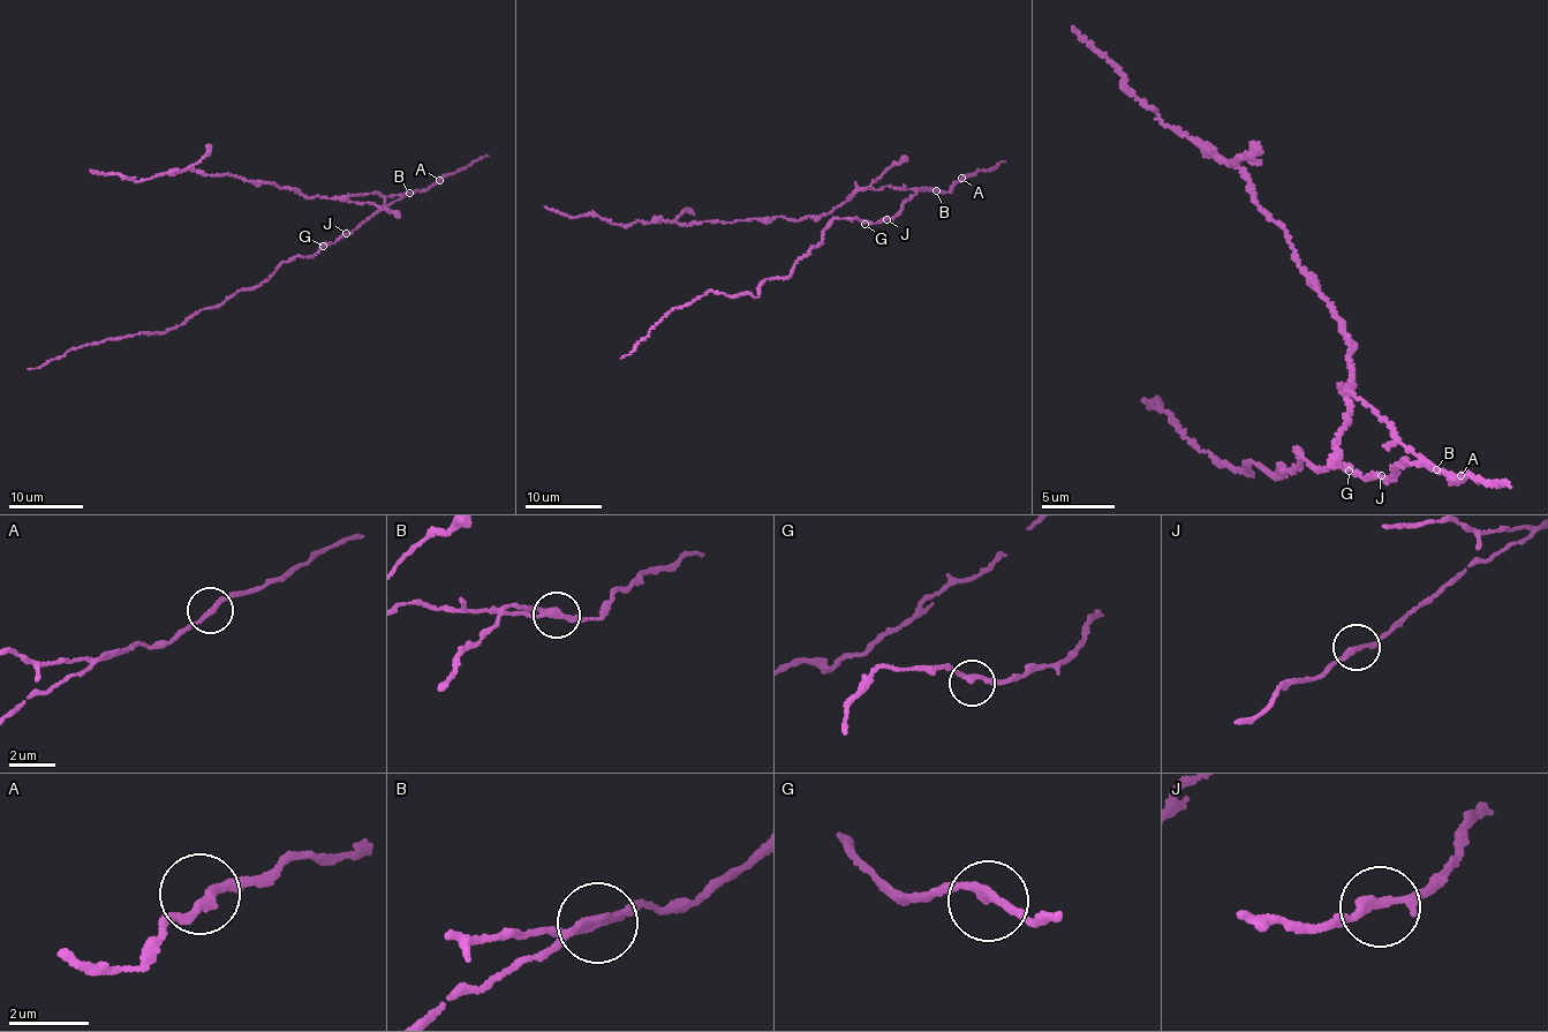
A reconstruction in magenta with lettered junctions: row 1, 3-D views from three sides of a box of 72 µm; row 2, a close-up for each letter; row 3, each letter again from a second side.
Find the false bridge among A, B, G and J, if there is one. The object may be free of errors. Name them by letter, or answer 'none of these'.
B

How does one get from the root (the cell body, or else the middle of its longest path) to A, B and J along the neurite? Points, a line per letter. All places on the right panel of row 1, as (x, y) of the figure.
A: (1402, 467), (1409, 466), (1406, 460), (1426, 466), (1456, 483), (1454, 480), (1460, 475)
B: (1402, 467), (1405, 462), (1409, 466), (1406, 460), (1432, 471), (1436, 467)
J: (1402, 467), (1398, 465), (1392, 471), (1396, 474), (1389, 479), (1381, 475)

